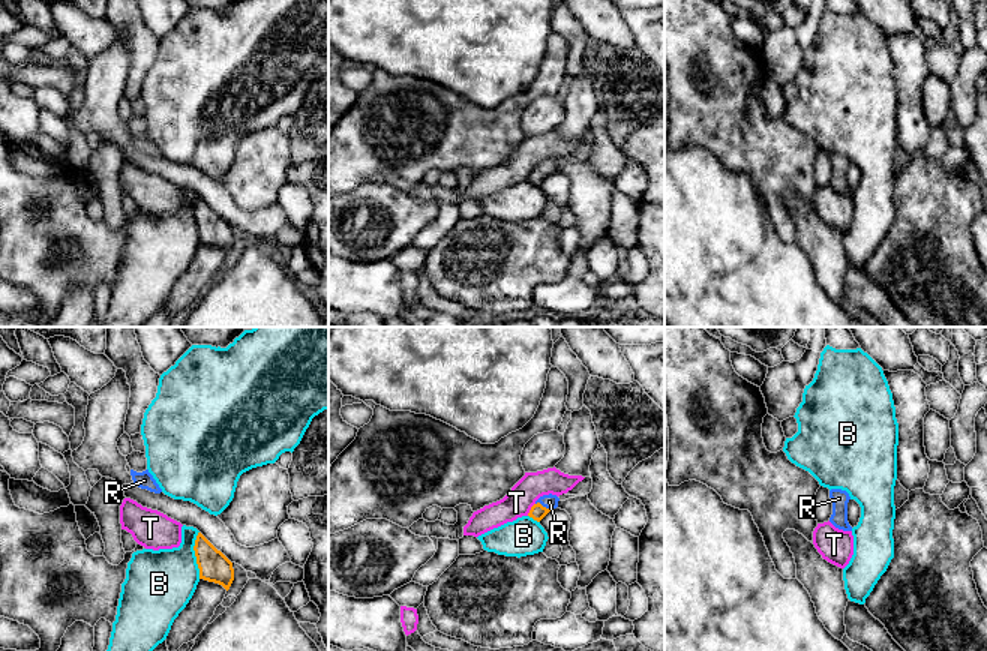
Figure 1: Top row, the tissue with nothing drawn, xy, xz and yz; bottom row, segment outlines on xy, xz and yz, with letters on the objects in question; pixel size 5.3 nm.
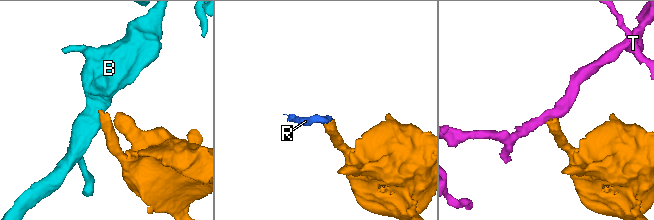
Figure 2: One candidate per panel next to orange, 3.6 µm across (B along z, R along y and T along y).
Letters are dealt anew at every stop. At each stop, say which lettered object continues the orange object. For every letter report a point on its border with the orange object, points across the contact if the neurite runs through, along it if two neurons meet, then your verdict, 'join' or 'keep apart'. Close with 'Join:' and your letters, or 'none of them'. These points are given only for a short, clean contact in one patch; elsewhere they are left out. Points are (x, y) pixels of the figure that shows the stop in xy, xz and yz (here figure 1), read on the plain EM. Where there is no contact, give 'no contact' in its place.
B: xy (195, 219) | keep apart
R: xz (545, 171) | across xz (537, 176), (545, 171), (549, 165) | join
T: xz (531, 173) | along xz (534, 167), (527, 179) | keep apart
Join: R

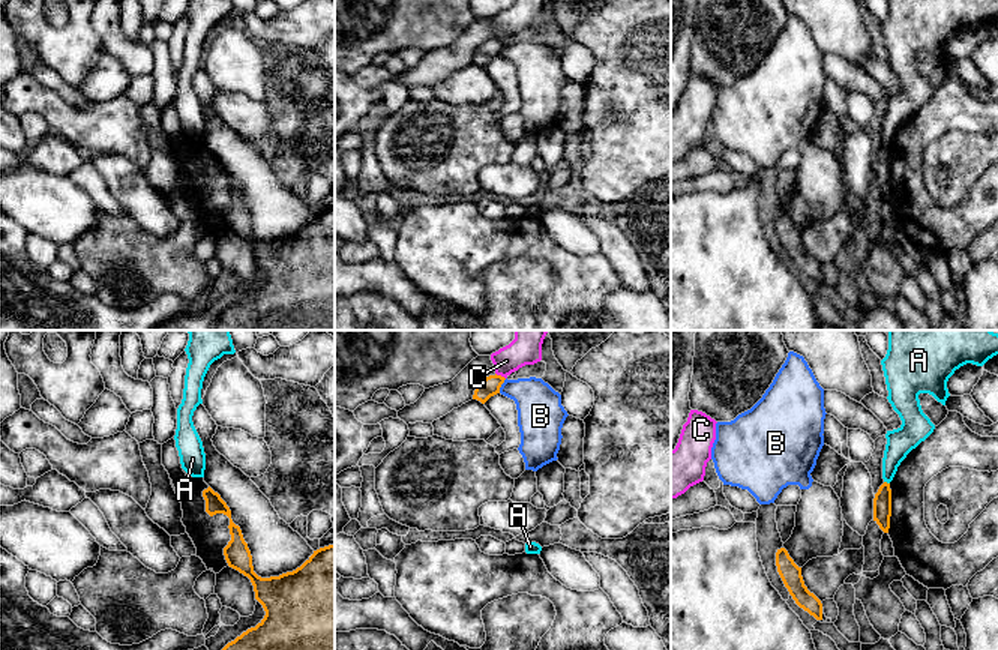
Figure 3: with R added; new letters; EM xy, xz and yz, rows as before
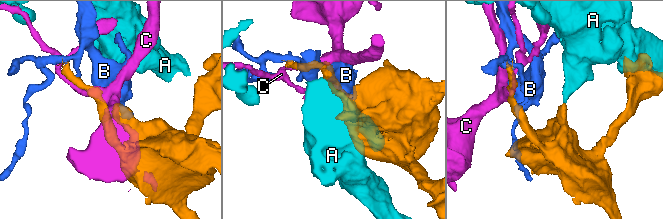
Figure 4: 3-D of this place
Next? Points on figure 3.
A: yz (886, 146) | along yz (884, 144), (889, 147) | keep apart
B: xz (500, 50) | keep apart
C: xz (500, 39) | keep apart
Join: none of them

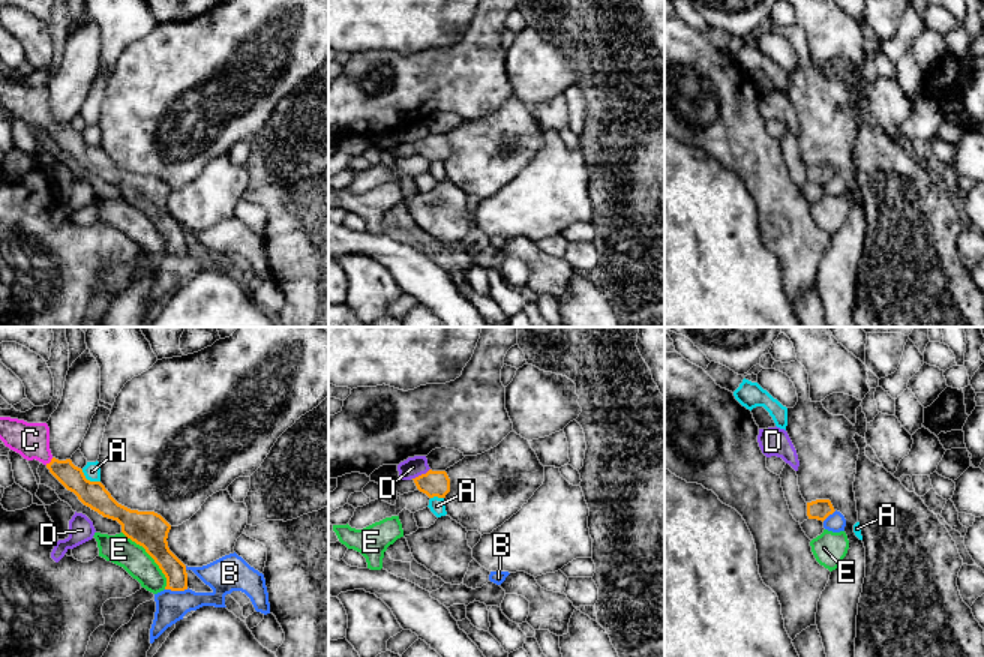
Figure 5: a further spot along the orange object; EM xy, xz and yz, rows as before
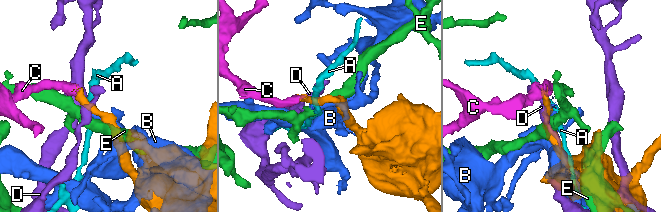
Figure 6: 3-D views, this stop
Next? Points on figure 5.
A: xy (89, 144) | along xy (81, 134), (87, 143), (99, 146) | keep apart
B: xy (176, 254) | keep apart
C: xy (50, 126) | across xy (72, 141), (50, 126), (30, 104) | join
D: xz (422, 138) | along xz (429, 132), (413, 143) | keep apart
E: xy (152, 221) | along xy (122, 195), (153, 224), (165, 242), (165, 252) | keep apart
Join: C

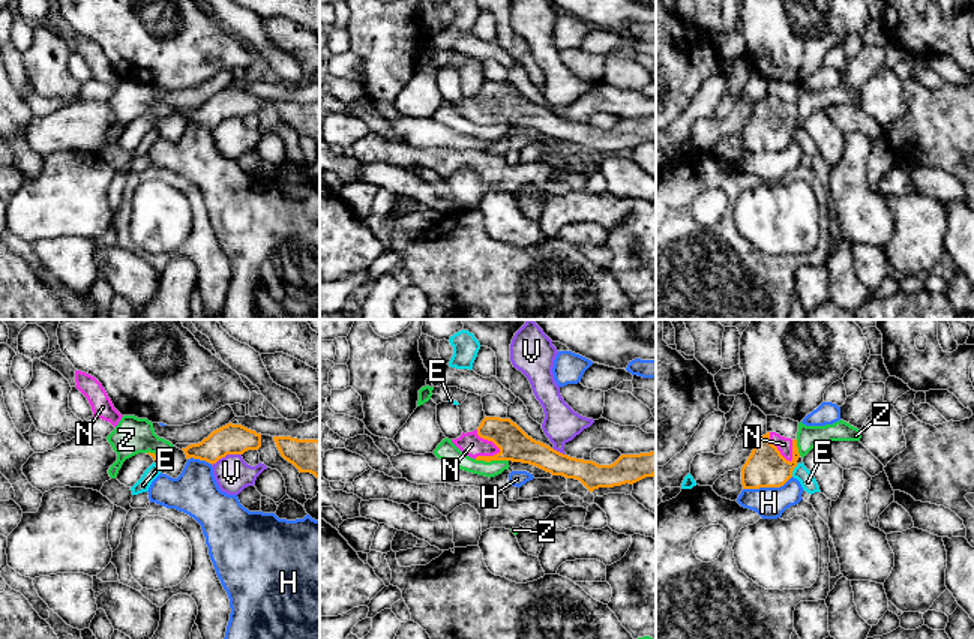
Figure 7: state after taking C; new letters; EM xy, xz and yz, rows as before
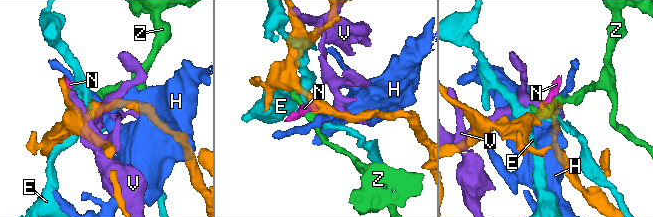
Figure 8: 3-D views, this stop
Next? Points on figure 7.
E: yz (793, 134) | keep apart
H: yz (767, 150) | keep apart
N: xz (488, 104) | across xz (514, 107), (488, 104), (471, 108) | join
V: xy (225, 119) | keep apart
Z: xz (491, 123) | along xz (474, 123), (508, 125) | keep apart
Join: N

